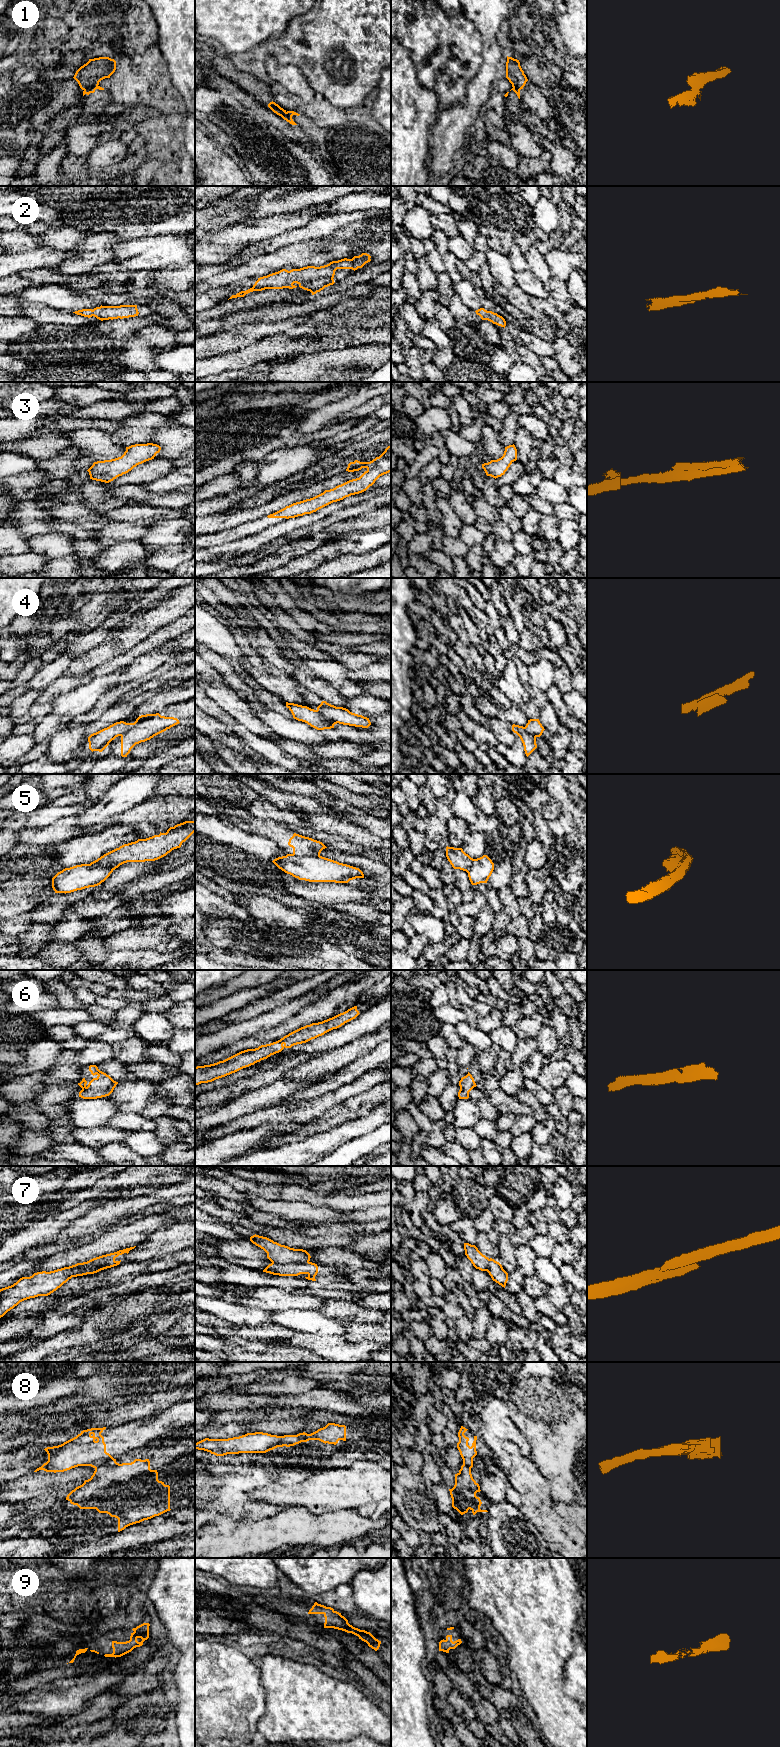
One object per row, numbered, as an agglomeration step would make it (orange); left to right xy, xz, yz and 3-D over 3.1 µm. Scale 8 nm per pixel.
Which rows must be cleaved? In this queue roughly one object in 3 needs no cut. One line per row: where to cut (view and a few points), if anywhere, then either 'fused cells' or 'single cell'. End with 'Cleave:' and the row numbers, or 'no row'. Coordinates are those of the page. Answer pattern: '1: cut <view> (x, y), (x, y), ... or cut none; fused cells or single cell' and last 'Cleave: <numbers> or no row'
1: cut xy (97, 85), (84, 90); fused cells
2: cut none; single cell
3: cut none; single cell
4: cut xy (155, 714), (139, 720), (120, 735); fused cells
5: cut xz (292, 854), (298, 856), (319, 856); fused cells
6: cut none; single cell
7: cut xy (114, 1259), (106, 1263), (94, 1263), (84, 1270), (81, 1269); fused cells
8: cut xy (115, 1461), (103, 1463), (95, 1469); fused cells
9: cut none; single cell
Cleave: 1, 4, 5, 7, 8

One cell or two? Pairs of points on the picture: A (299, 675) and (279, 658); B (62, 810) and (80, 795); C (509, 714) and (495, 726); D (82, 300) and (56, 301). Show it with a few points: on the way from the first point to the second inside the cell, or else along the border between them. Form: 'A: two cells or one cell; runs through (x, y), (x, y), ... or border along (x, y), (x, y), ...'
A: two cells; border along (298, 668), (286, 673)
B: one cell; runs through (64, 805), (75, 800)
C: two cells; border along (497, 716), (508, 724)
D: one cell; runs through (76, 300), (62, 300)

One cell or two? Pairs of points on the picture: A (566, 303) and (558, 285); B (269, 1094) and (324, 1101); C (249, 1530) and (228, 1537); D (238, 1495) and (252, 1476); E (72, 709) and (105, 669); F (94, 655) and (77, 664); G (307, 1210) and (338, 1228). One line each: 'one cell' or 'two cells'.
A: one cell
B: two cells
C: one cell
D: one cell
E: two cells
F: one cell
G: two cells

